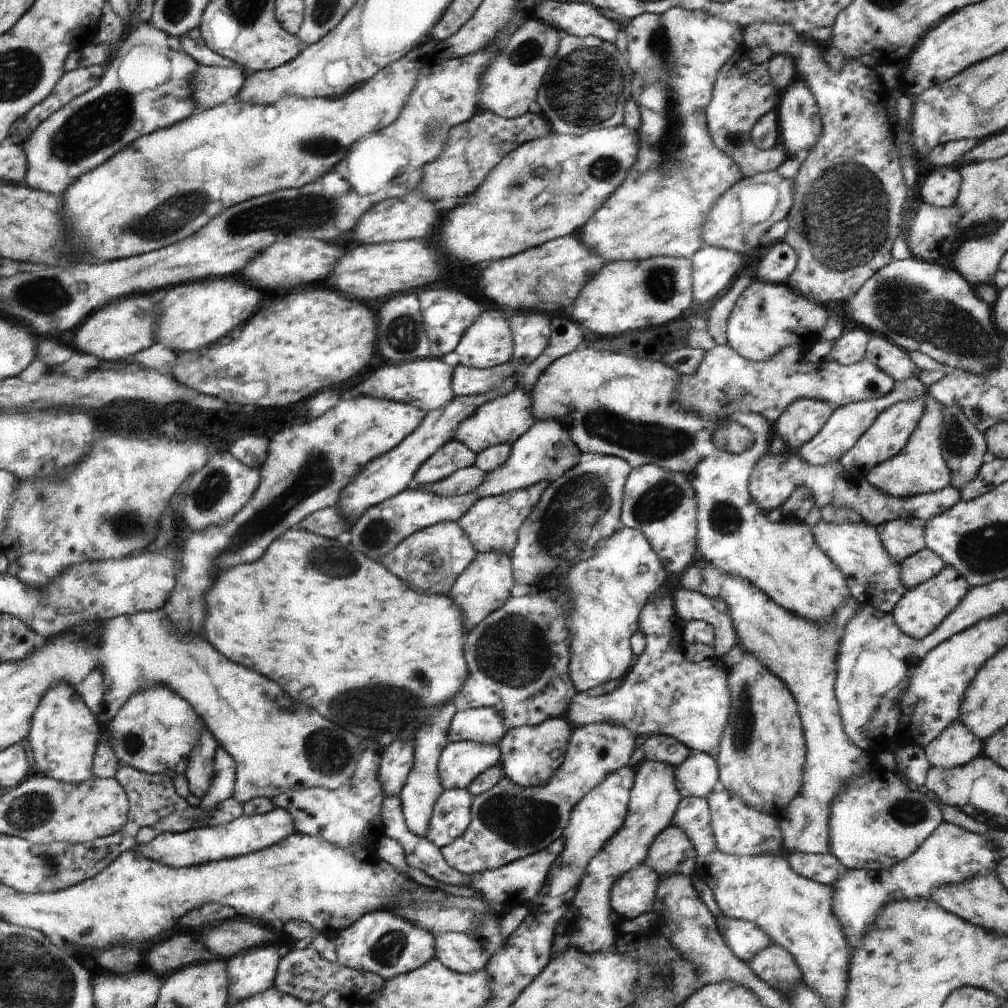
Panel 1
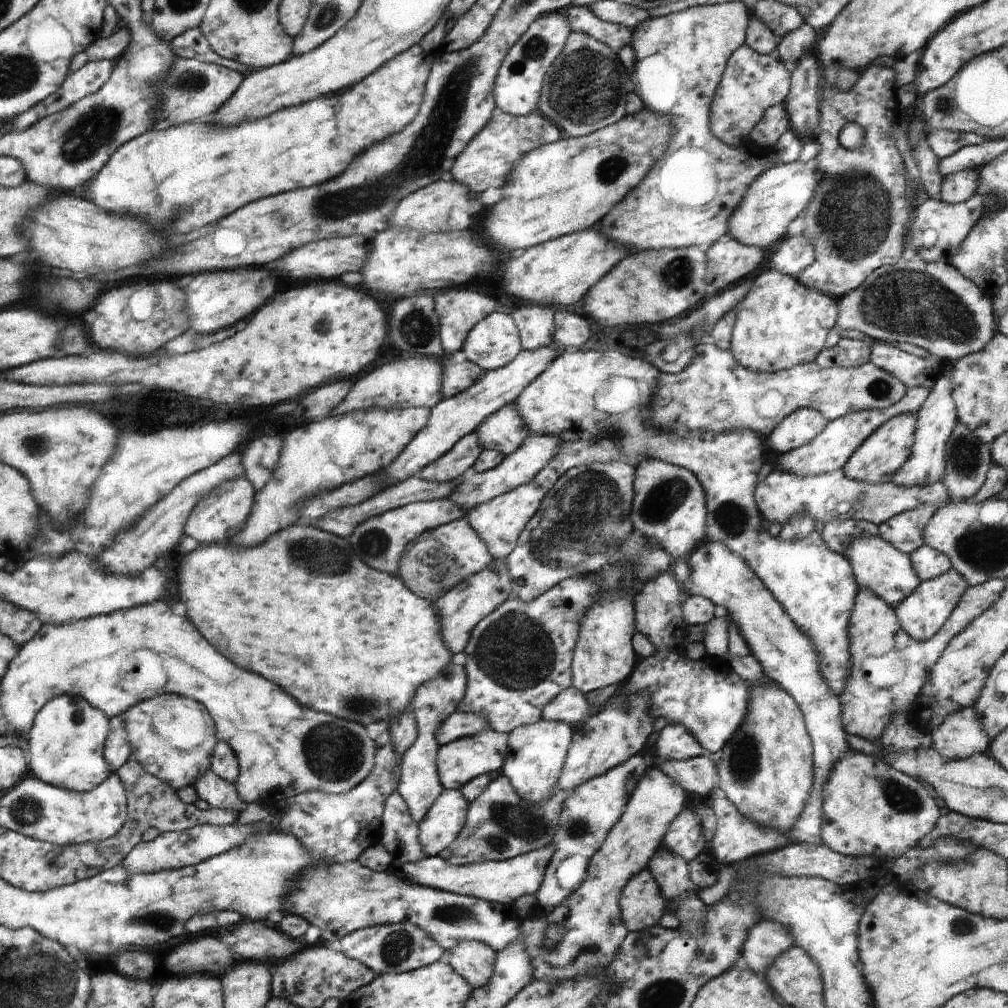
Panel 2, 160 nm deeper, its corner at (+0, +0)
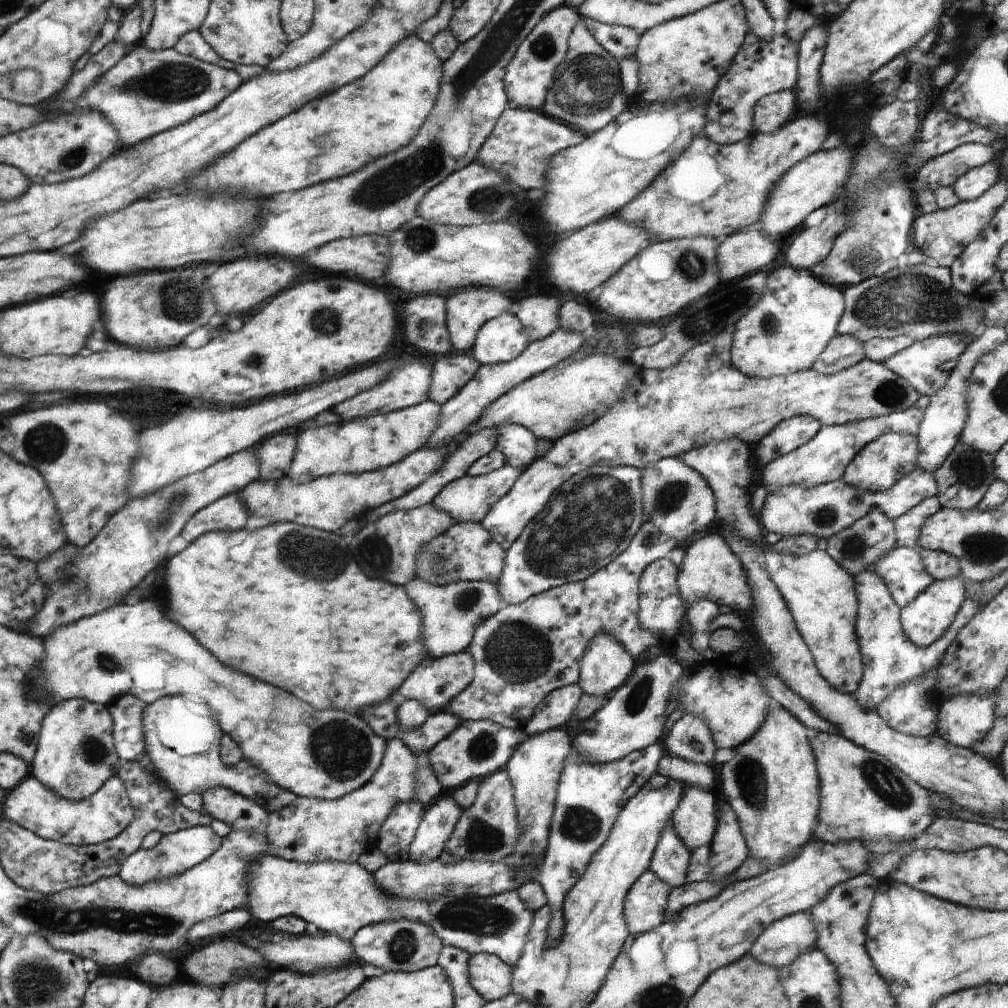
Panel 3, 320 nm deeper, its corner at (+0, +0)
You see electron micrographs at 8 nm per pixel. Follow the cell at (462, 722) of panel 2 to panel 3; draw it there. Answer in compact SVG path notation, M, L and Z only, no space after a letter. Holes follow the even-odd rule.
M444 710L432 712L424 725L404 732L401 739L414 753L428 752L440 740L448 737L454 730L458 730L461 722L462 720L456 715L447 713Z

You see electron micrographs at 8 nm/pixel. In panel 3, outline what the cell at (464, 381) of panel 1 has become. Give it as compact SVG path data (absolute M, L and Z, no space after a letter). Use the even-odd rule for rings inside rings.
M467 352L442 356L432 365L429 400L444 405L474 378L479 366L478 360Z

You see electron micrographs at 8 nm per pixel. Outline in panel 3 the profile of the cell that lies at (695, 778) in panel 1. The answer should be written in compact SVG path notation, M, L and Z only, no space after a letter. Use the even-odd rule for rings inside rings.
M669 753L663 754L658 761L656 774L692 787L710 788L714 772L712 766L678 758Z

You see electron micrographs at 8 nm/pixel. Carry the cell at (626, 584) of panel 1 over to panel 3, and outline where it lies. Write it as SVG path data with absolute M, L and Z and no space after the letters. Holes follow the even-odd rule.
M596 635L583 654L577 685L584 693L610 697L635 669L634 659L612 635Z

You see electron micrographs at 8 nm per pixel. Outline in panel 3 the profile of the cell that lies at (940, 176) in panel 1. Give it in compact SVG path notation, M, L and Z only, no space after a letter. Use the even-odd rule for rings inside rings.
M990 161L965 172L954 181L952 188L960 201L973 201L999 181L998 174L998 167Z

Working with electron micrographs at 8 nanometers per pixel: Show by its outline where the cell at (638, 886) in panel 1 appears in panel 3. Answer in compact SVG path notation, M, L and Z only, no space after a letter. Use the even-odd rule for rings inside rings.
M650 869L630 887L623 904L627 929L632 934L642 934L669 919L666 912L671 888Z

